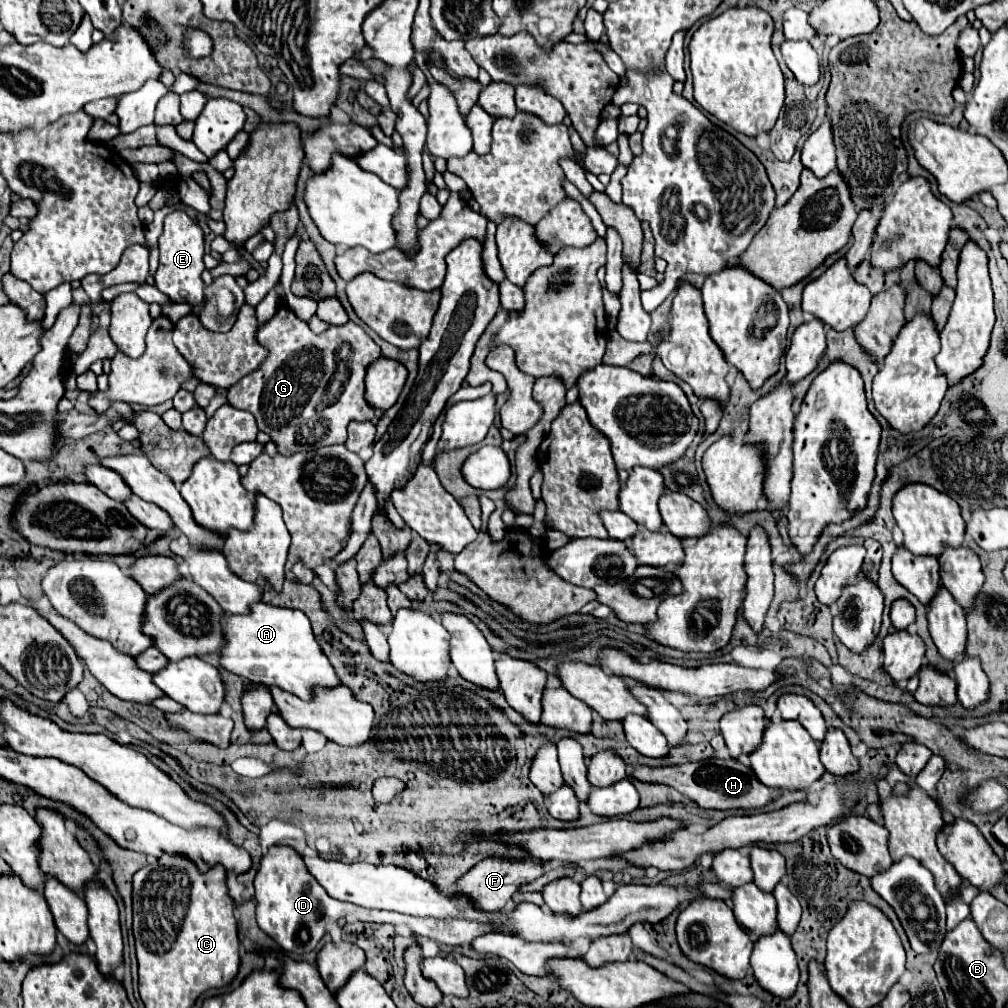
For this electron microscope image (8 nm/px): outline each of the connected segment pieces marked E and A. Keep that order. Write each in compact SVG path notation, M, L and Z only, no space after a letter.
M171 212L165 216L165 228L159 236L159 268L155 272L155 286L167 294L173 302L189 302L197 306L203 300L205 284L201 274L205 270L203 254L205 254L205 240L201 226L187 216L187 212Z
M253 604L247 616L225 616L223 632L227 646L221 650L221 668L257 684L273 684L299 698L313 698L315 686L337 686L339 676L323 654L309 618L301 610Z

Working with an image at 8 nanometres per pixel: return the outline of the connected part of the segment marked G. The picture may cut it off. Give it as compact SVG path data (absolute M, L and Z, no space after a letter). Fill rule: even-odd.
M281 304L277 312L259 328L259 342L269 348L267 360L253 374L241 378L227 392L227 400L233 408L247 410L255 416L259 430L267 432L281 454L311 452L321 446L343 444L347 438L347 426L351 420L373 420L375 408L365 402L365 370L371 362L381 358L381 348L363 332L355 322L345 326L327 326L321 334L311 334L309 324L301 320L289 306Z

